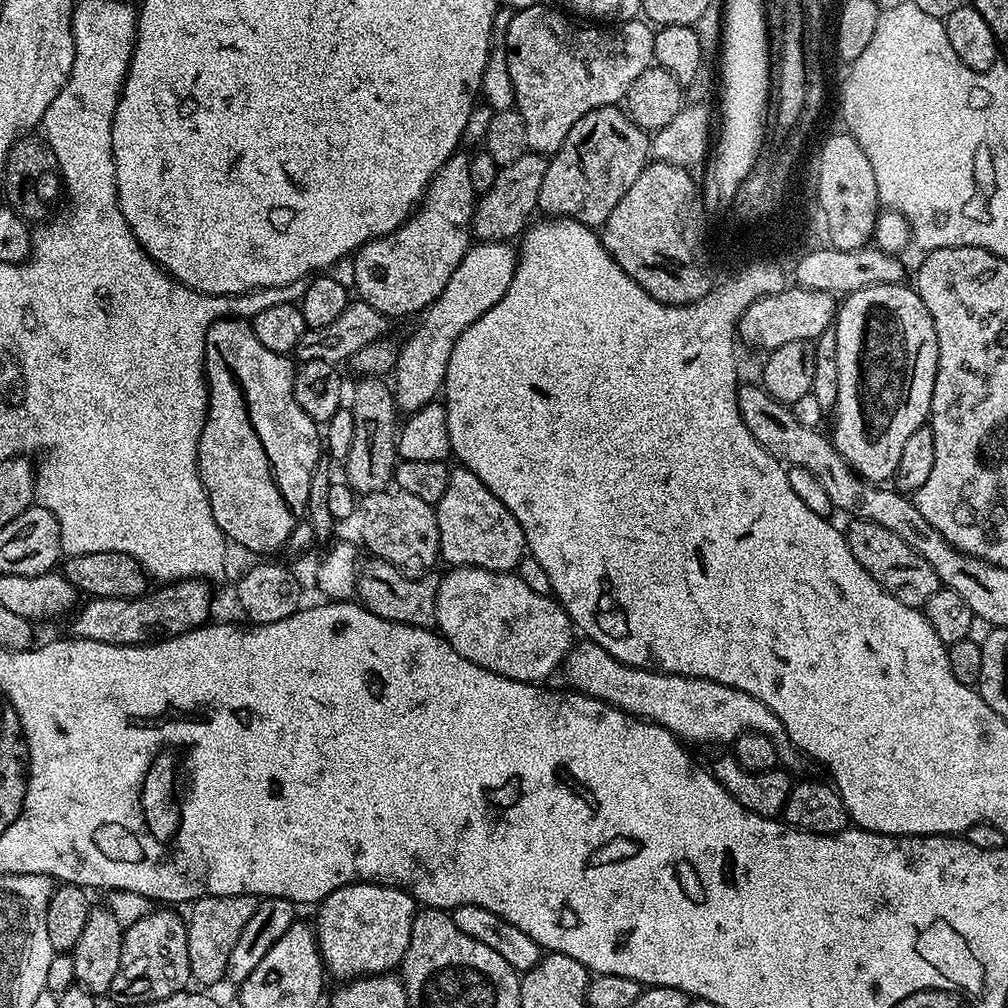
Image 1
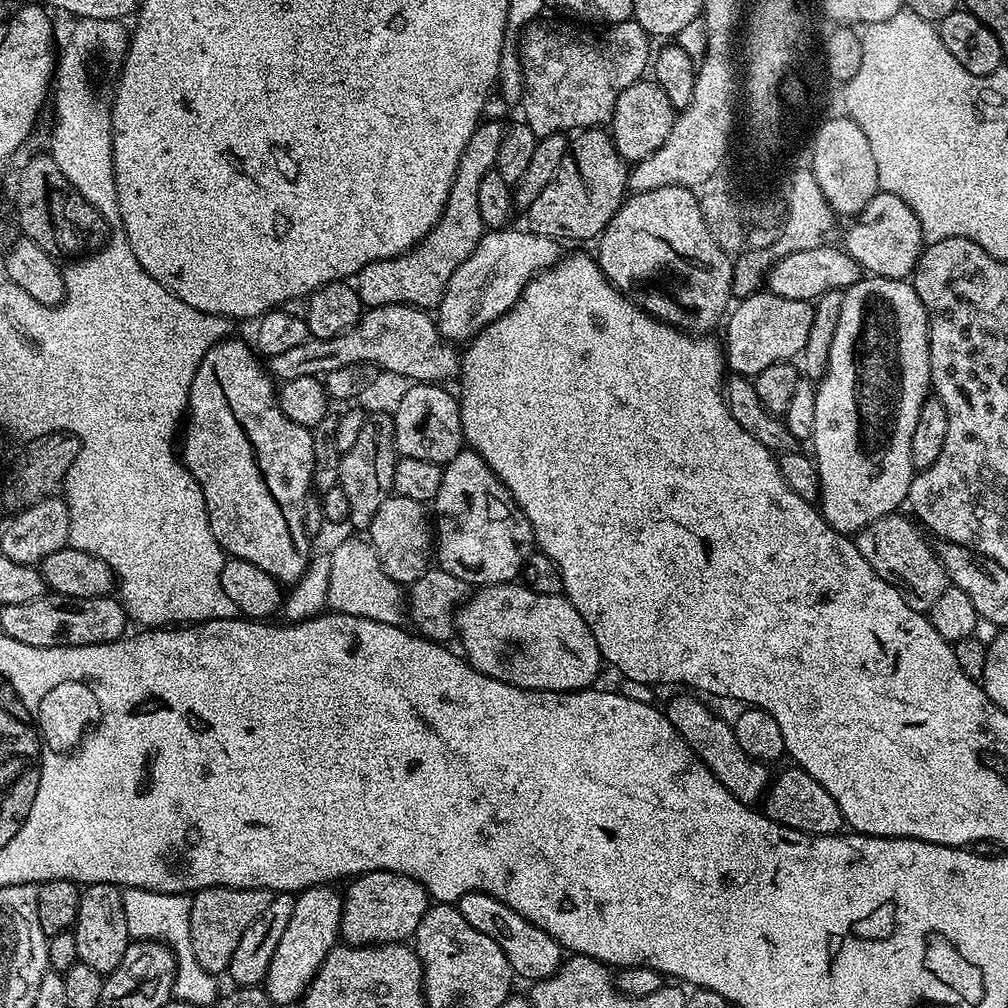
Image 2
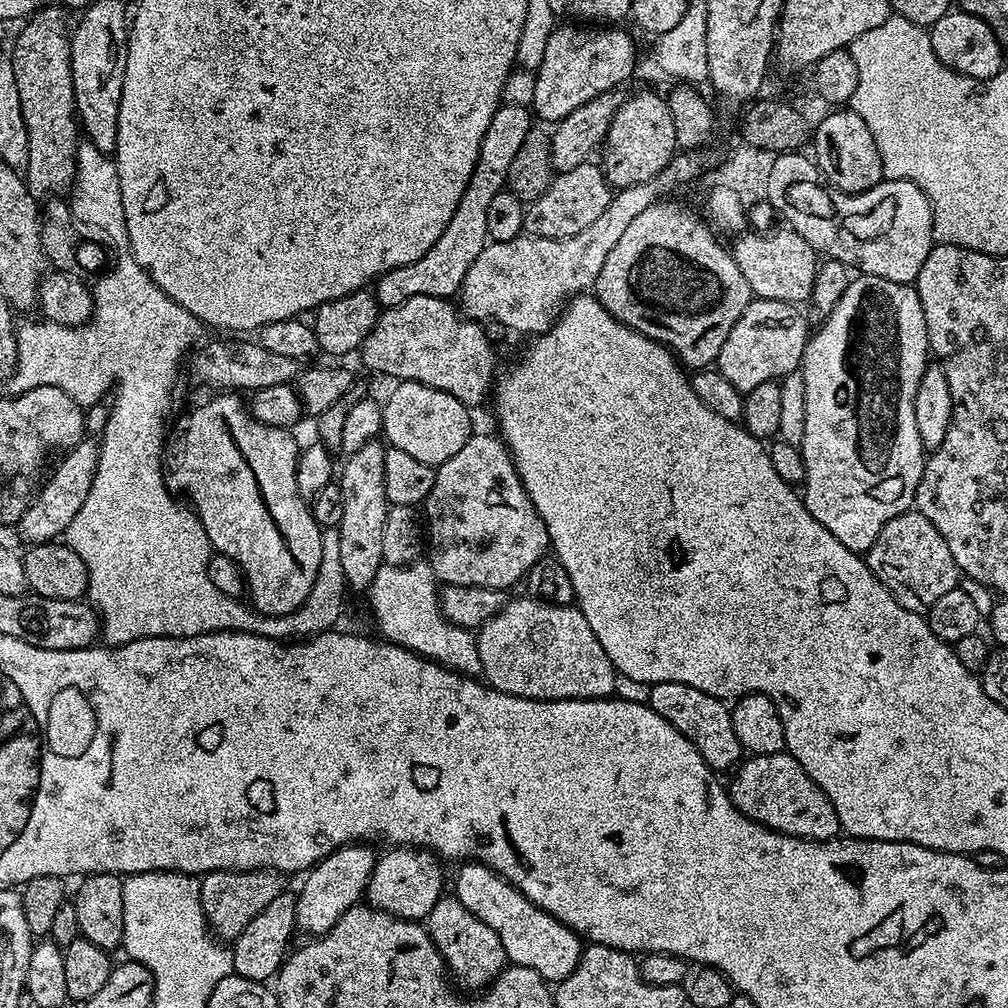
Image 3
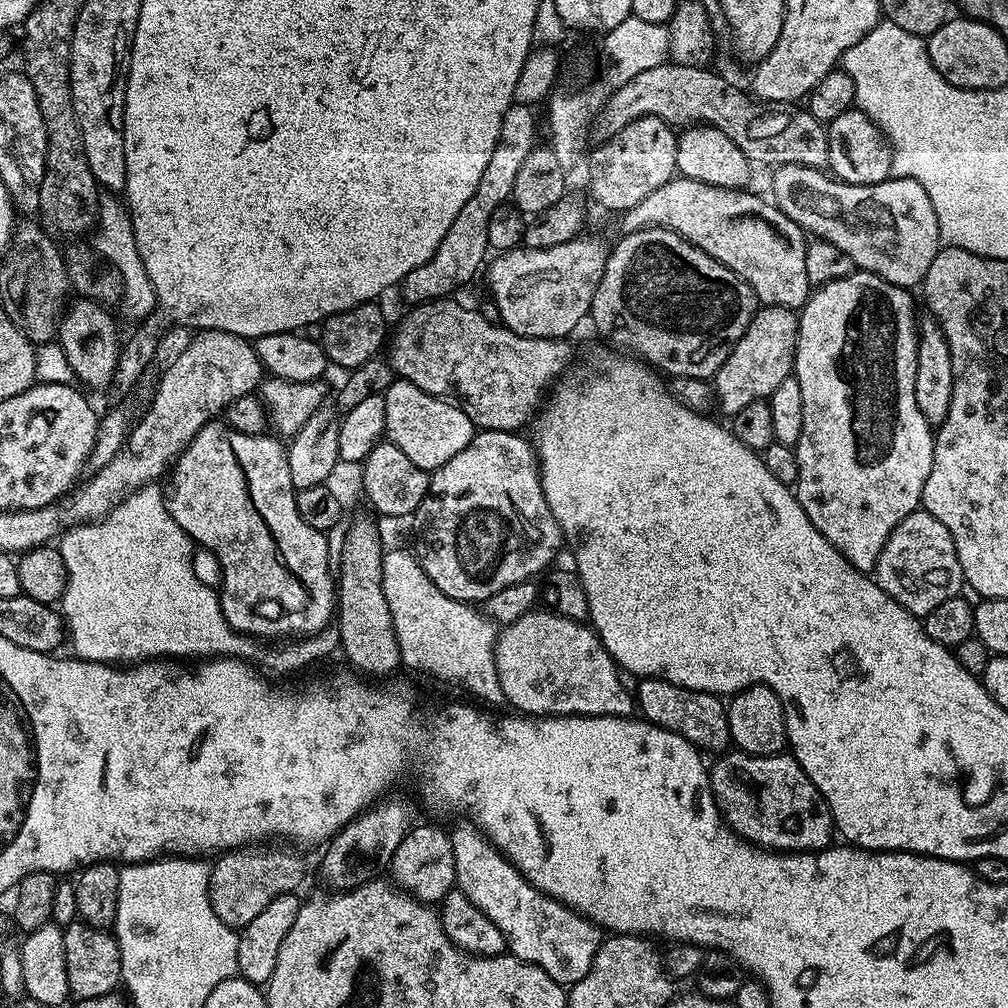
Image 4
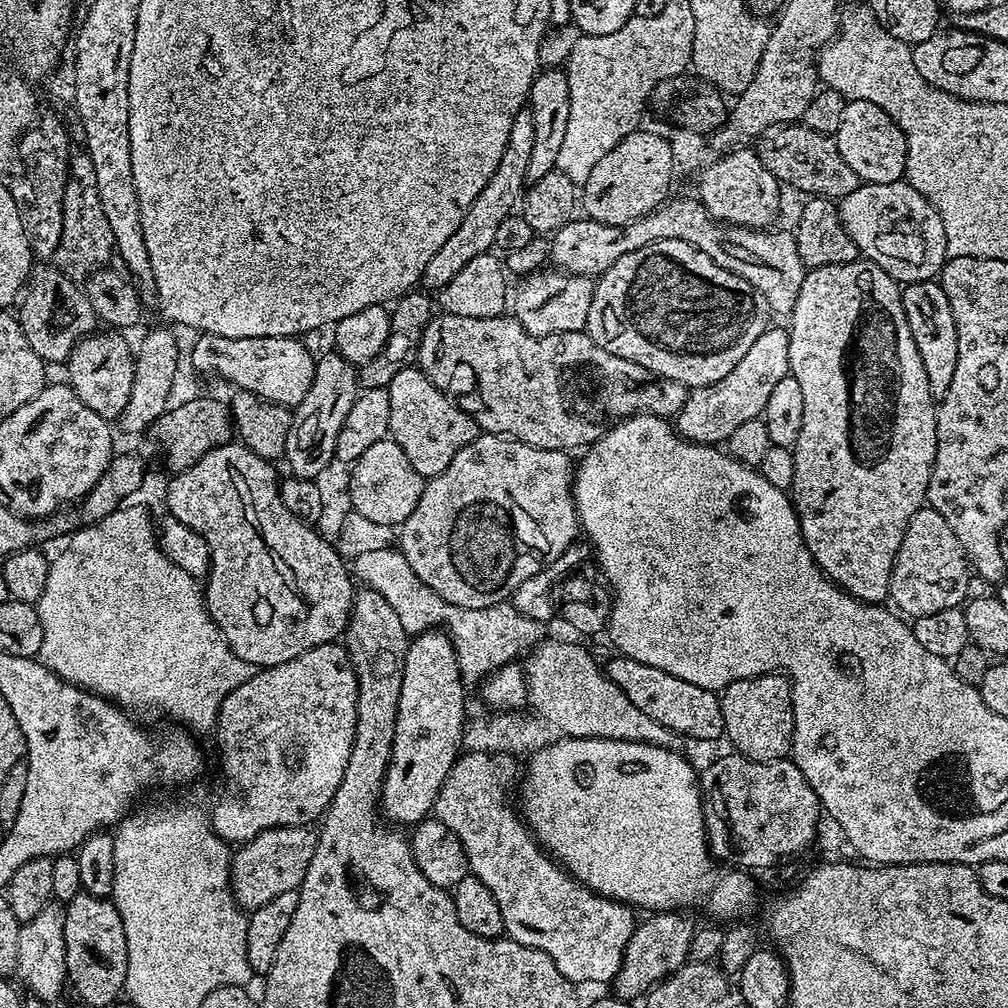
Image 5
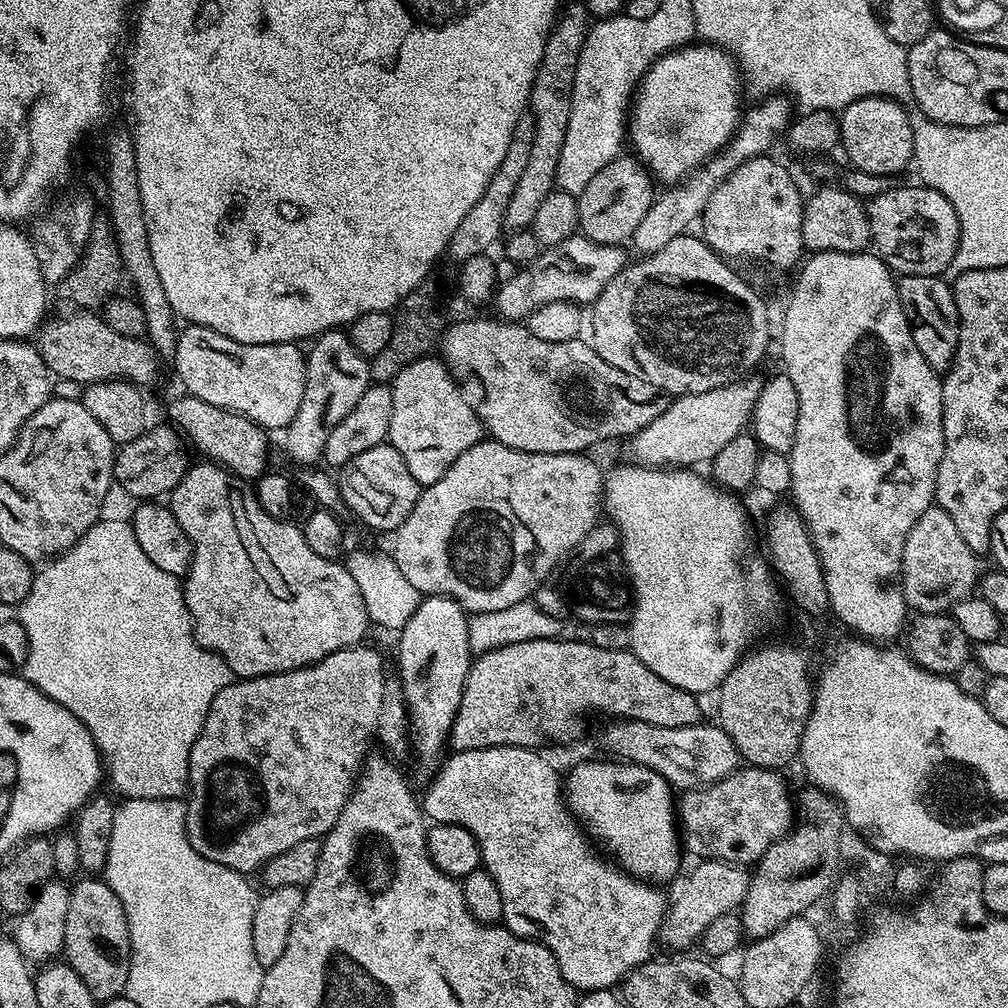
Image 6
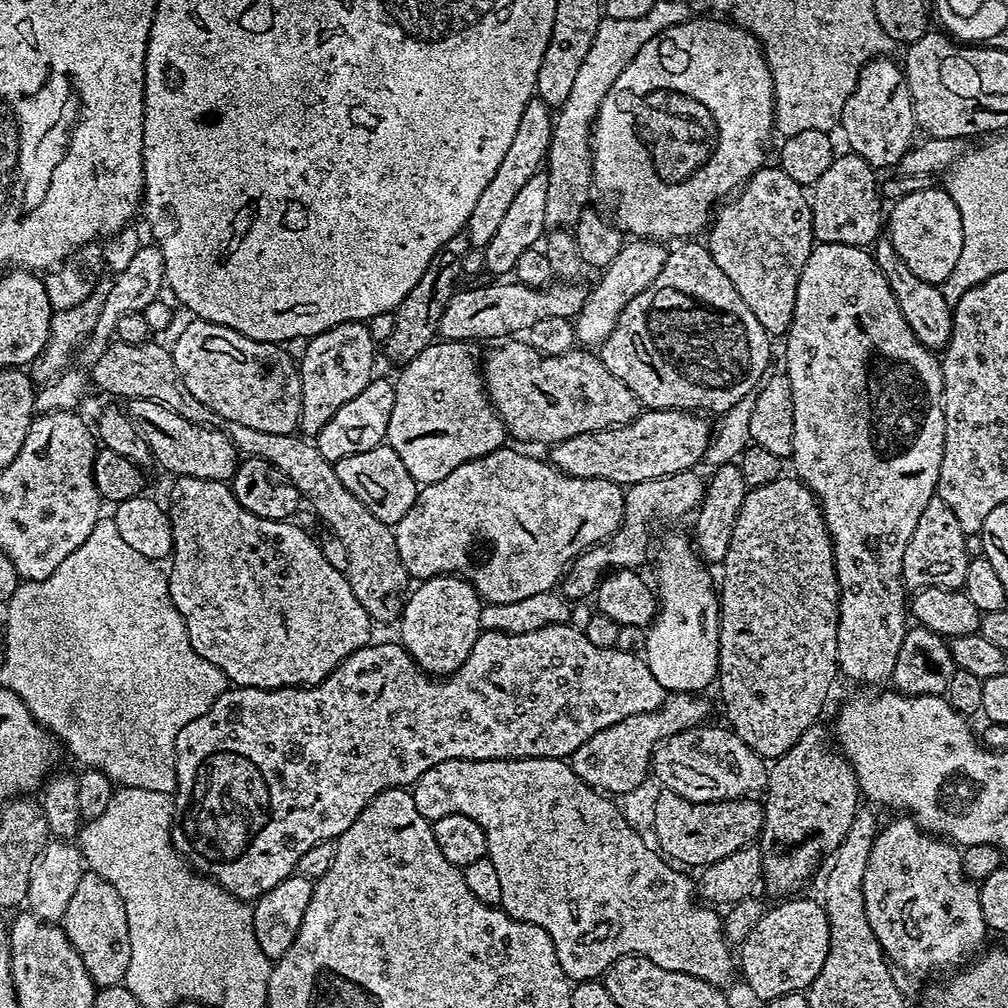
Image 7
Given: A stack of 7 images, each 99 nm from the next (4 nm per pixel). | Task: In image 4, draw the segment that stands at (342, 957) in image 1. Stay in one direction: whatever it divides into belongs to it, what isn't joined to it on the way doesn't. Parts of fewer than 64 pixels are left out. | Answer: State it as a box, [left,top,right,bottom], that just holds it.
[390,823,456,906]

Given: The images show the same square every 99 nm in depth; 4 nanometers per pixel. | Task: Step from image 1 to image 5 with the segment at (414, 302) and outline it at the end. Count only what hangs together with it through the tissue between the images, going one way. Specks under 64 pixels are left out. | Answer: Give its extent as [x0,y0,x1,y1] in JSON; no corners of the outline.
[420,112,534,290]

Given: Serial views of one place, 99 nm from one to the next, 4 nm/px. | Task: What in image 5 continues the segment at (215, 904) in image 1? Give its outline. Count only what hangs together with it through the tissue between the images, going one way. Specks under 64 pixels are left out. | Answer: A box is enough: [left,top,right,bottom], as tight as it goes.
[228,826,318,910]

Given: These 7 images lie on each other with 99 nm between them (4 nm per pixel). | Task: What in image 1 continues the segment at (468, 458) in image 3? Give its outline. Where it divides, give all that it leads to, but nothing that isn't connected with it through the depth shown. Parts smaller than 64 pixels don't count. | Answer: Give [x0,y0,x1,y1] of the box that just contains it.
[434,466,526,572]

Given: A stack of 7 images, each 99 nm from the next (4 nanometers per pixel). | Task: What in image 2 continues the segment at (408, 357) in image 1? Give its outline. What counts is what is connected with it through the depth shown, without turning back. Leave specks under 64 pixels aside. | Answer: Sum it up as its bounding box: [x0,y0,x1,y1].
[434,226,561,342]

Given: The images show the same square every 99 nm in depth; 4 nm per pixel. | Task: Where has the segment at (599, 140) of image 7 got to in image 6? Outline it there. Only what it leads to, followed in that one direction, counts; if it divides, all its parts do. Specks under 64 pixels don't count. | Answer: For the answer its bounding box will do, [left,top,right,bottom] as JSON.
[626,42,742,186]

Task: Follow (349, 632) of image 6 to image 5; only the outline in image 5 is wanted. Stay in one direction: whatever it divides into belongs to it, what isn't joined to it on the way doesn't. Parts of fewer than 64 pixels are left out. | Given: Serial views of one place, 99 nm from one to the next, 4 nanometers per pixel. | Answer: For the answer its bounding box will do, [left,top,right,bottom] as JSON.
[167,442,354,669]

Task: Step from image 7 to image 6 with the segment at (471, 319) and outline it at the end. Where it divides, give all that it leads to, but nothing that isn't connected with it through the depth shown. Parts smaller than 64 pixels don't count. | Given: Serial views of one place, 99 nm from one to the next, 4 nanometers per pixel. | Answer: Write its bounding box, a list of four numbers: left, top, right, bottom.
[494,234,630,322]

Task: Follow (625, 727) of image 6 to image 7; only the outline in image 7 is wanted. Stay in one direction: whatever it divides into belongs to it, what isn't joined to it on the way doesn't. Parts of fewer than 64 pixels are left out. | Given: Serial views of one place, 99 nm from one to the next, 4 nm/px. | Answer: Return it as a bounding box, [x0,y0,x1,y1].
[650,727,769,802]

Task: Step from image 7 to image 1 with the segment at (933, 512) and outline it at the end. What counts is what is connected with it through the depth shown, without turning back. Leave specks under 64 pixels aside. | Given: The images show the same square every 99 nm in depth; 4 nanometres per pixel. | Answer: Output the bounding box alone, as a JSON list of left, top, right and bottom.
[846,519,942,608]

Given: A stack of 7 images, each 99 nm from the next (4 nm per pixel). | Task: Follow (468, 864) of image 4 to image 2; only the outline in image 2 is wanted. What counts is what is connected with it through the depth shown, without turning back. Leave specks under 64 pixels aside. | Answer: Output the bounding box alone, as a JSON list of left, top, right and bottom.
[455,892,562,982]

